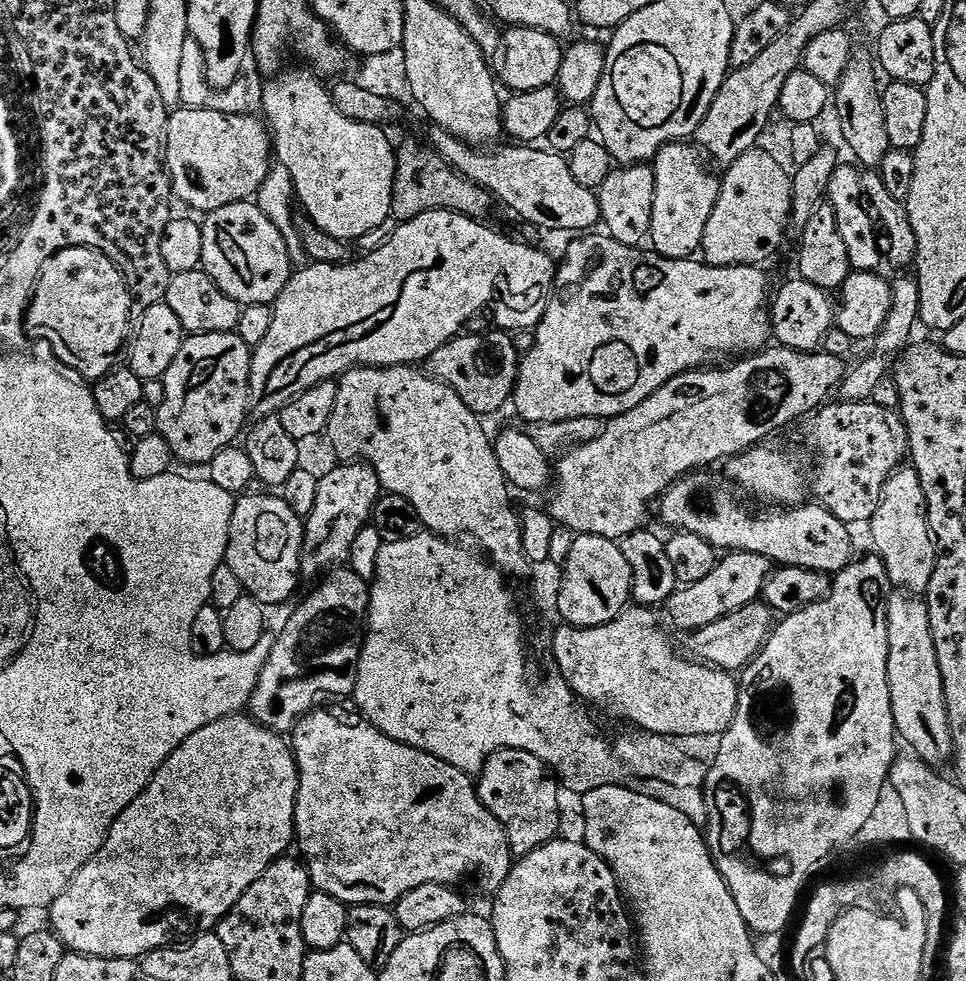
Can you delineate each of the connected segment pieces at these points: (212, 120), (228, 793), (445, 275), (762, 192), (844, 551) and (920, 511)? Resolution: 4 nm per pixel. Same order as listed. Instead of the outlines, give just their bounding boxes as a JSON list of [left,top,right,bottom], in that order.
[[164,106,274,214],[51,715,300,960],[248,208,557,418],[702,147,792,268],[660,471,853,574],[870,466,936,594]]

